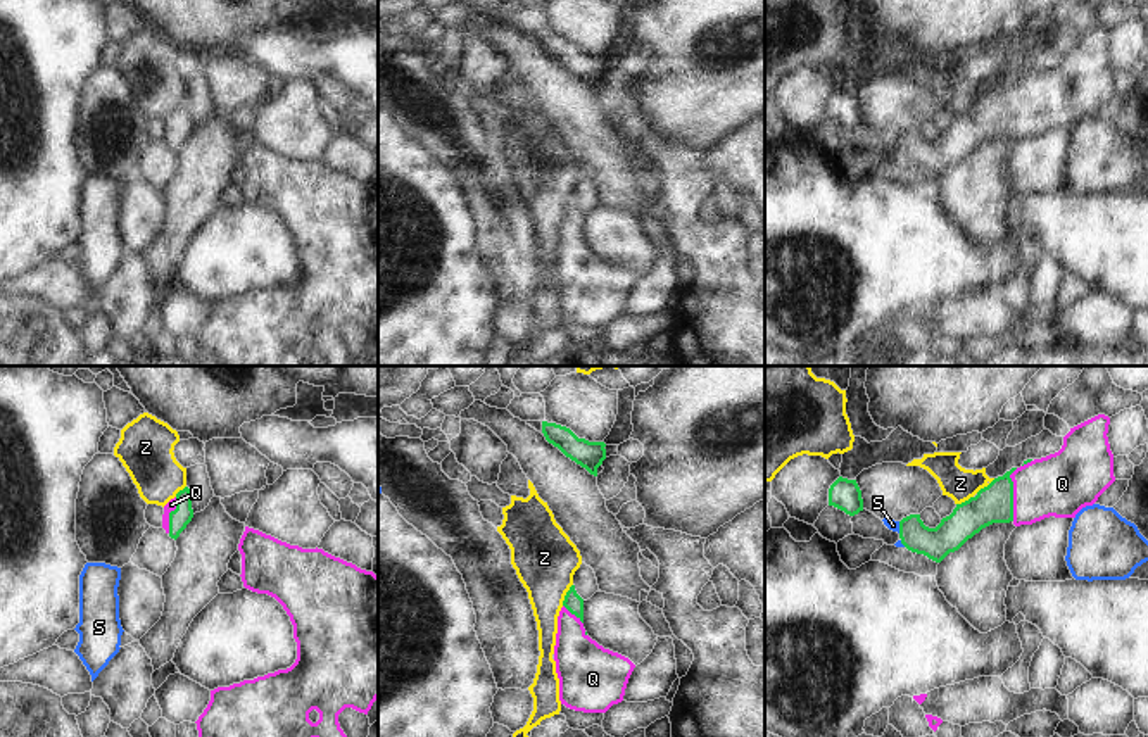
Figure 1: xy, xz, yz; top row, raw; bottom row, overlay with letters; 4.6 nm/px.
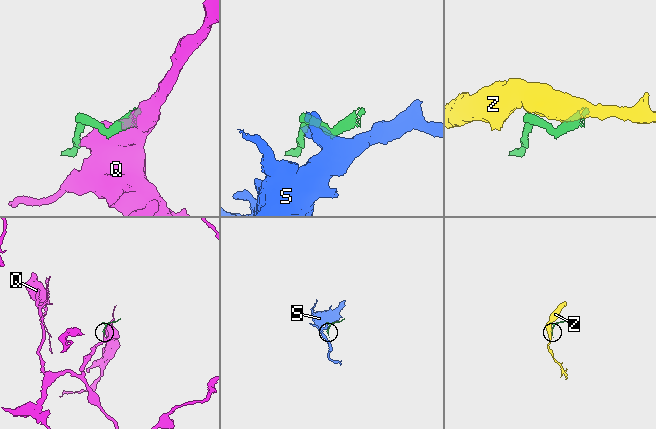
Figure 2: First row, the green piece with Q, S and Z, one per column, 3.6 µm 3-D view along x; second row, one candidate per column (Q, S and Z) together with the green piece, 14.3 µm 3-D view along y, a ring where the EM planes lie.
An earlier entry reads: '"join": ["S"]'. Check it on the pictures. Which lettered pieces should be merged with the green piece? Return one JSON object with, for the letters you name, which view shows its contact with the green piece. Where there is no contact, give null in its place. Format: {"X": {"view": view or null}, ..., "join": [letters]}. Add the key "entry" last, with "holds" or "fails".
{"Q": {"view": "yz"}, "join": ["Q"], "entry": "fails"}

